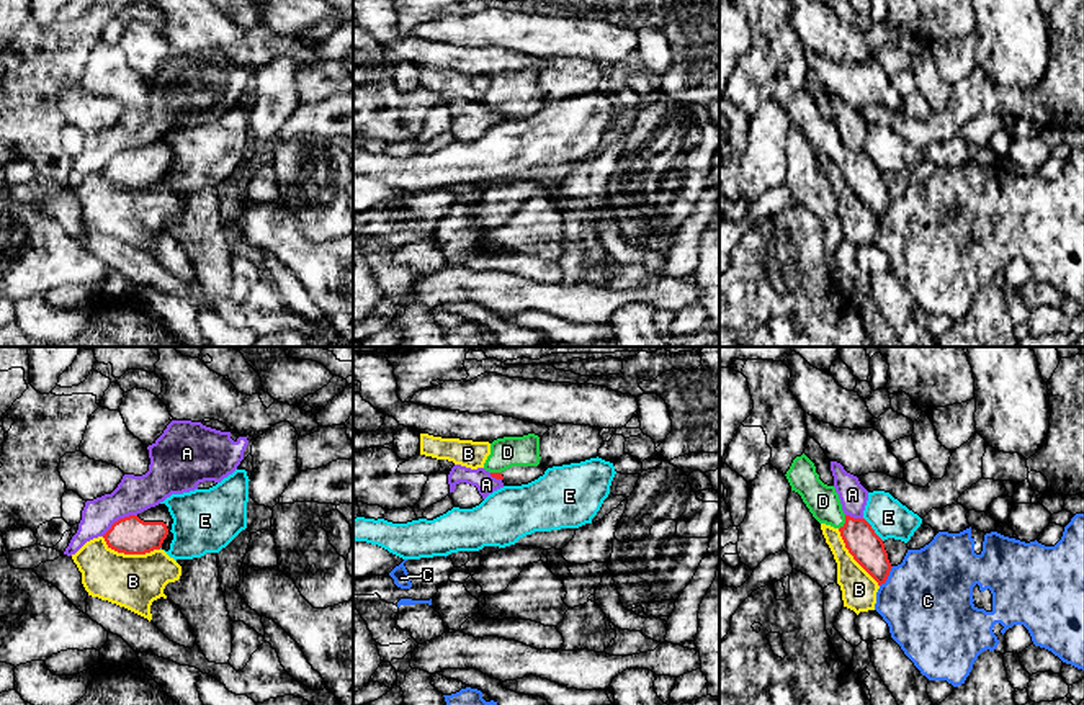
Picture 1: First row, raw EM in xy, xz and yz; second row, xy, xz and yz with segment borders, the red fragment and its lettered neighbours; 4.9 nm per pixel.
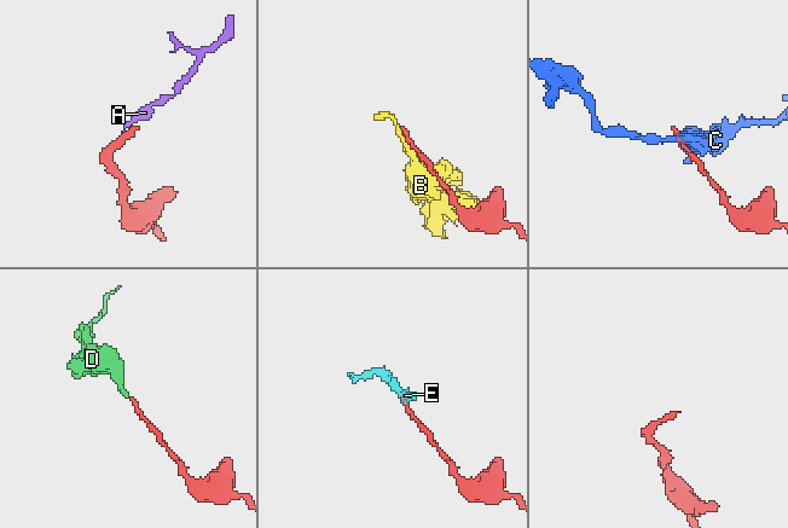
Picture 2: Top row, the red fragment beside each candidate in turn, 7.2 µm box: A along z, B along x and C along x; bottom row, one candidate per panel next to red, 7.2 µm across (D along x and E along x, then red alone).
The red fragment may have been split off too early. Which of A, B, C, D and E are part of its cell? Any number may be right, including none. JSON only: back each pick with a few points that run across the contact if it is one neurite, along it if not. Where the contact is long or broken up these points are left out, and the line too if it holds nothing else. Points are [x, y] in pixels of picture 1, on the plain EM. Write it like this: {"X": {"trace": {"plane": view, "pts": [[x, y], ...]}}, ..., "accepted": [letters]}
{"D": {"trace": {"plane": "yz", "pts": [[867, 182], [846, 156], [823, 134]]}}, "accepted": ["D"]}

